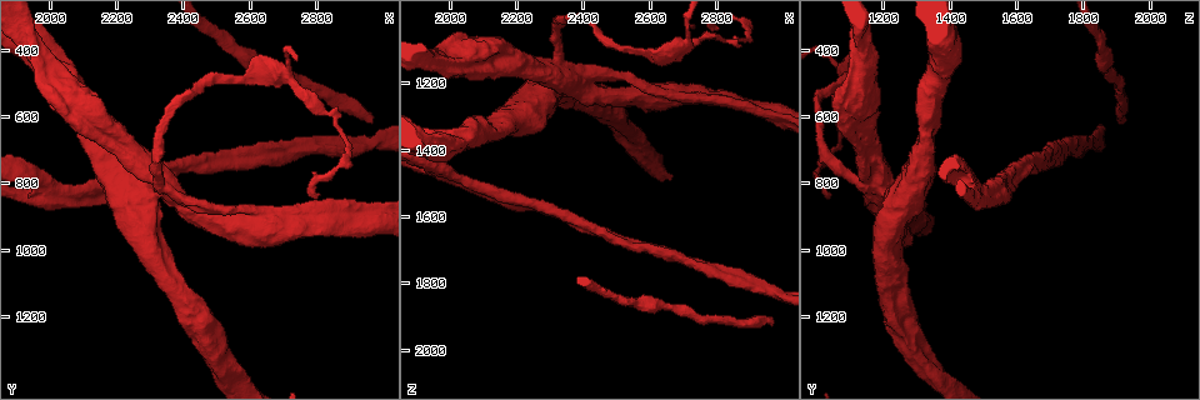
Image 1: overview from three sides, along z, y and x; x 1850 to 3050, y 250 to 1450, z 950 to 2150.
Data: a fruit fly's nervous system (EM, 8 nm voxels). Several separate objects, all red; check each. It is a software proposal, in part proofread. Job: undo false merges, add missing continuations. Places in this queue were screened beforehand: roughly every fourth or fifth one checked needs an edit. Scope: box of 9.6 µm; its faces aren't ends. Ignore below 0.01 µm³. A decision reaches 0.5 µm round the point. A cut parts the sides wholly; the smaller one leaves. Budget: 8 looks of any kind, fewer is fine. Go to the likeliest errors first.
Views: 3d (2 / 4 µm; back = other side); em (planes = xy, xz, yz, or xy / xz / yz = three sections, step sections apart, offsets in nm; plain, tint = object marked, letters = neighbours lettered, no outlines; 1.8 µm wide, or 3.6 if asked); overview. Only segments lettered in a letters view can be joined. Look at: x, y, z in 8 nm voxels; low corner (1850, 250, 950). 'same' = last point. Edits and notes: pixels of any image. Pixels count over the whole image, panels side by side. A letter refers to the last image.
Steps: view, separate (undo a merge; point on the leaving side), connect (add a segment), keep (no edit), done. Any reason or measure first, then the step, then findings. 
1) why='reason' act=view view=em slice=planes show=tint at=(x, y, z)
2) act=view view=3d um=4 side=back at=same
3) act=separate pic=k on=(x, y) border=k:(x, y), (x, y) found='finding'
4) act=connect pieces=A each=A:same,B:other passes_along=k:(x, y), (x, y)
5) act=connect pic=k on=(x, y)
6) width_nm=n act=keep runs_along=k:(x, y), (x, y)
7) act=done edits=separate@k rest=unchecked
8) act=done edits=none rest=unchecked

act=view view=em um=3.6 slice=planes show=tint at=(2350, 810, 1220)

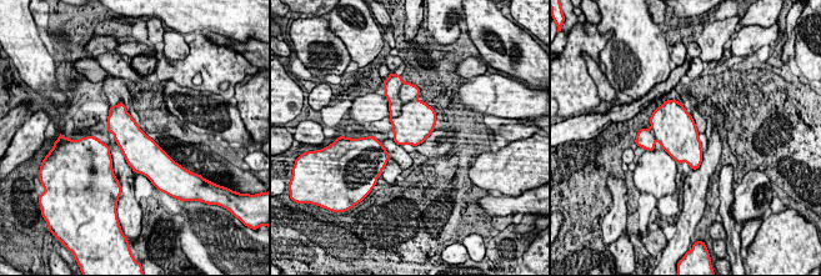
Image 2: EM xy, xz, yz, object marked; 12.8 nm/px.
why='see the neighbours' act=view view=em um=3.6 slice=planes show=letters at=same

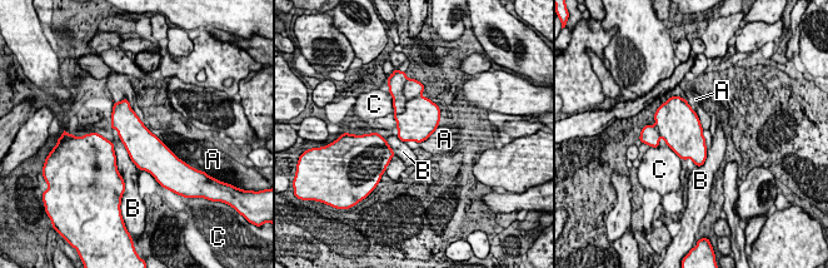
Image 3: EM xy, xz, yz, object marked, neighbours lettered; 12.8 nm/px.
width_nm=400 act=separate pic=3 on=(420, 115) each=A:other,B:other,C:other border=3:(402, 92), (405, 108), (394, 114) found='two neurons meet here'

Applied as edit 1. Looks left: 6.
why='see it whole again' act=view view=overview

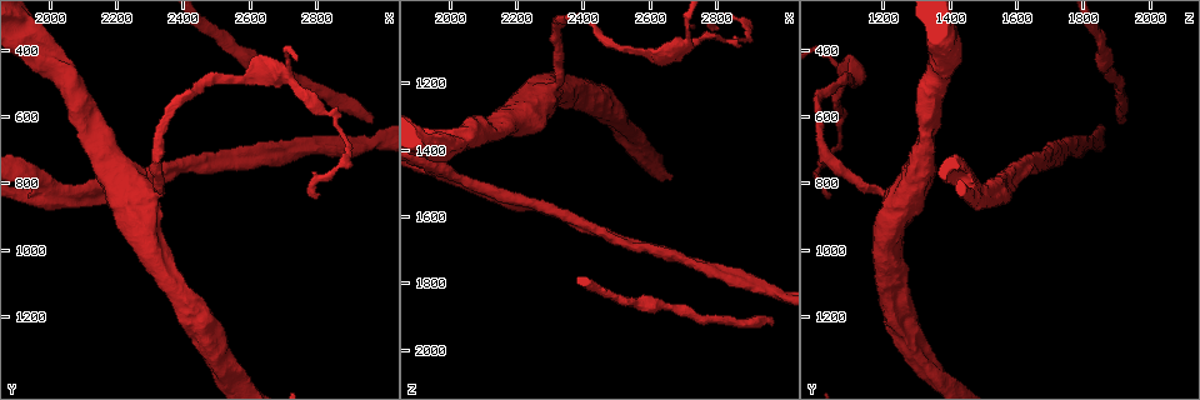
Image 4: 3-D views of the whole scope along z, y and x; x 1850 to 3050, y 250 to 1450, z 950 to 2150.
act=view view=em um=3.6 slice=planes show=tint at=(2180, 800, 1540)

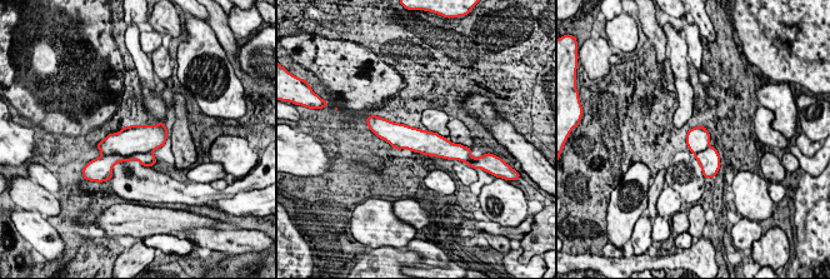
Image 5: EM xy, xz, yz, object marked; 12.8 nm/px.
why='what lies round it' act=view view=em um=3.6 slice=planes show=letters at=same

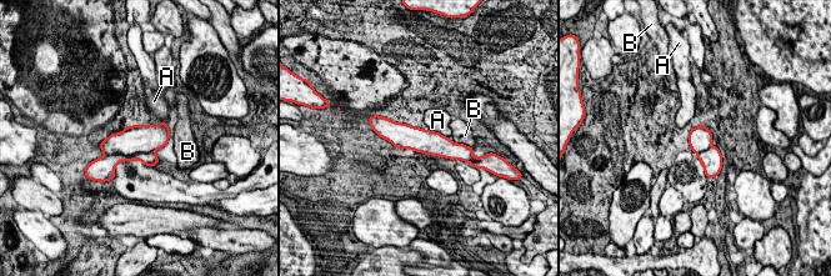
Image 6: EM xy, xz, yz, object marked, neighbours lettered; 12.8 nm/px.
act=keep each=A:other,B:other runs_along=6:(384, 131), (454, 146) found='one neuron here'

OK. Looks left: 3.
why='thick turns thin' act=view view=em um=3.6 slice=planes show=letters at=(1970, 790, 1460)

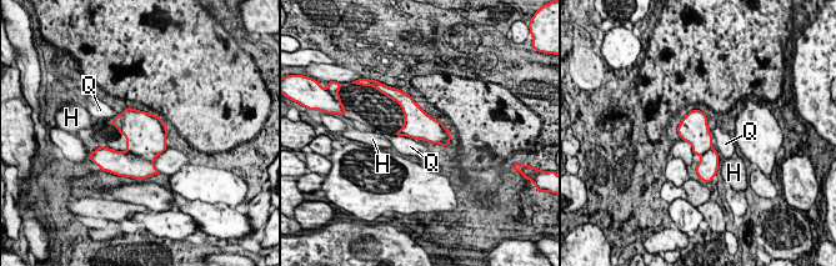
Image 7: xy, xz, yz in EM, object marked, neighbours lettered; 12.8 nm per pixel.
longest_contact=Q:280nm act=keep each=H:other,Q:other found='continuous, no second neuron'

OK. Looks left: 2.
act=done edits=separate@3 rest=unchecked

